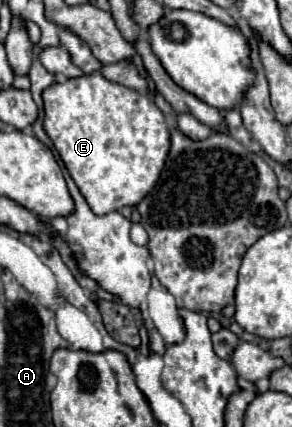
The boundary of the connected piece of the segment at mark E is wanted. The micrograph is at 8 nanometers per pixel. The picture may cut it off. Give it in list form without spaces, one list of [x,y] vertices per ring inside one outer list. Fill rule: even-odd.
[[[90,73],[84,77],[68,79],[66,83],[54,83],[44,93],[44,131],[52,139],[56,151],[60,153],[60,159],[64,161],[70,177],[78,185],[80,193],[88,201],[90,209],[96,215],[106,215],[112,211],[118,211],[120,207],[134,207],[138,205],[150,189],[156,185],[160,171],[164,167],[168,149],[170,149],[170,131],[166,127],[162,111],[156,107],[154,101],[148,101],[150,97],[106,81],[100,73]]]

